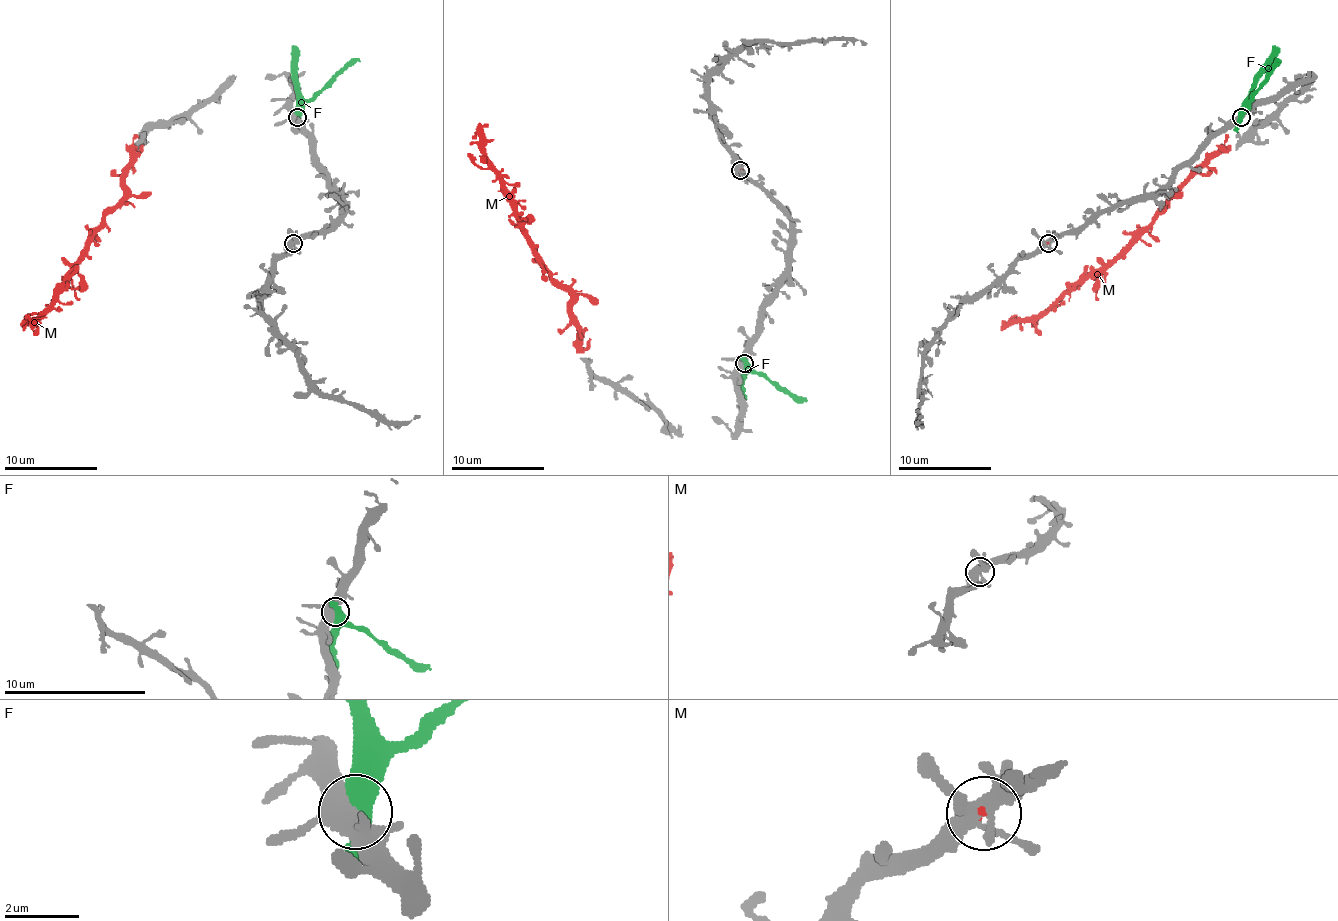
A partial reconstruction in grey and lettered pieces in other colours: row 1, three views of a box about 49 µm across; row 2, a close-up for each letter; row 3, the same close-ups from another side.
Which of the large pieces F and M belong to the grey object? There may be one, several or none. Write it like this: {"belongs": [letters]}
{"belongs": ["M"]}

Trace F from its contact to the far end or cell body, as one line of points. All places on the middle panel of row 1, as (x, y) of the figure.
F: (743, 362), (799, 399), (806, 399)

